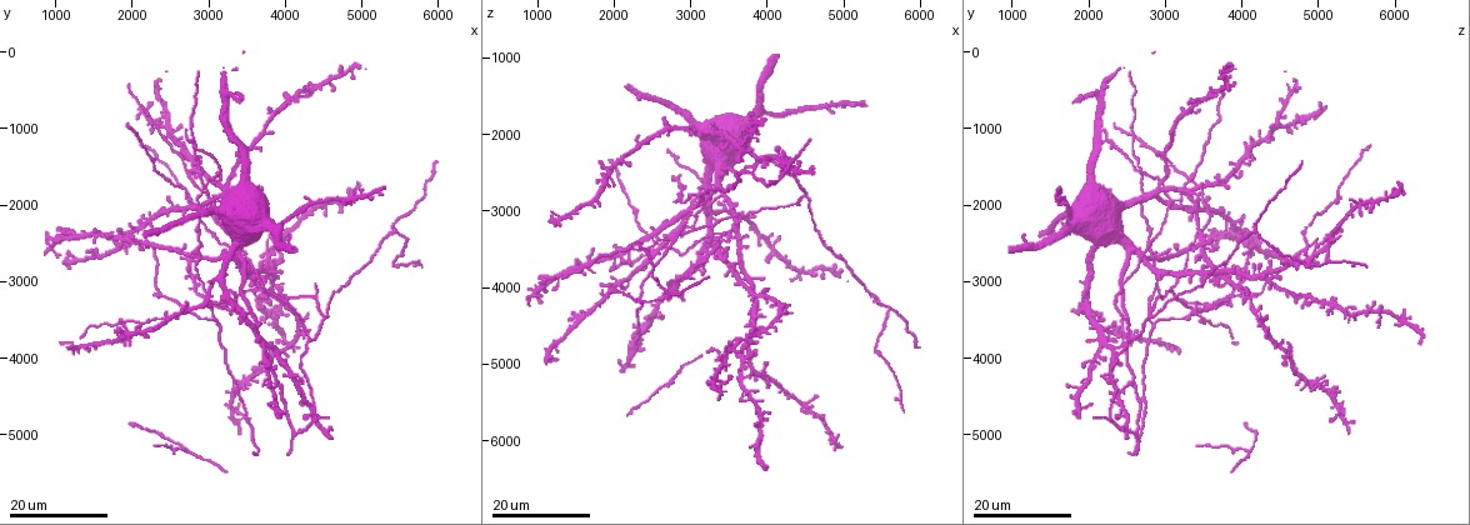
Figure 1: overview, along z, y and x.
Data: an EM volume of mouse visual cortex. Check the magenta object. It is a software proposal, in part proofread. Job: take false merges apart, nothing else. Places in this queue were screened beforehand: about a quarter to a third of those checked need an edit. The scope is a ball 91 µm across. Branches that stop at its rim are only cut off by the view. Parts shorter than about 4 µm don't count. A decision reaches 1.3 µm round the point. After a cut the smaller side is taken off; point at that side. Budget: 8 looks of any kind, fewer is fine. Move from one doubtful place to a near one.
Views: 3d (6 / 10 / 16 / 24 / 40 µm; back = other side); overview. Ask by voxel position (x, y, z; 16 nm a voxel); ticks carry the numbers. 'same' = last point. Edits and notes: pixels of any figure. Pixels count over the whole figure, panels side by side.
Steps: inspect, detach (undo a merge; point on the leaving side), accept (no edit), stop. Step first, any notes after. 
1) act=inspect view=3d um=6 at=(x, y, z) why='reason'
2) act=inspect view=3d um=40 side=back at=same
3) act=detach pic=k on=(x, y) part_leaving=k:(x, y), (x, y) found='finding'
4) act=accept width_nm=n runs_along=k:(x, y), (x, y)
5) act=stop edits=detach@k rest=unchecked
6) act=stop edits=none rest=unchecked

act=inspect view=3d um=24 at=(3450, 4350, 4800) why='three arms meet'

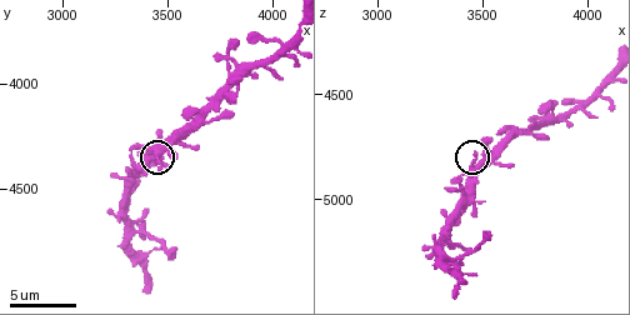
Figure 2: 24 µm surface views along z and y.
act=inspect view=3d um=6 at=(3440, 4350, 4840)

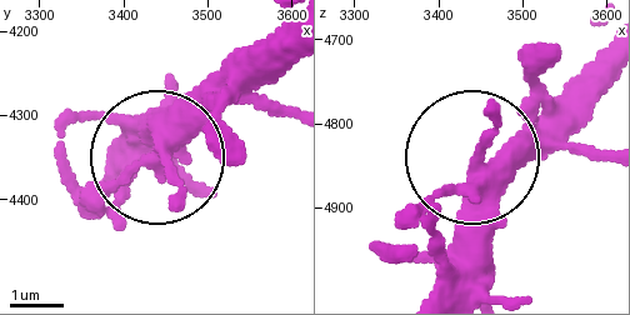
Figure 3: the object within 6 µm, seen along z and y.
act=accept arms=3 found='all the same cell'

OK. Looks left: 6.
act=inspect view=3d um=24 at=(3750, 2650, 4950) why='four arms meet'

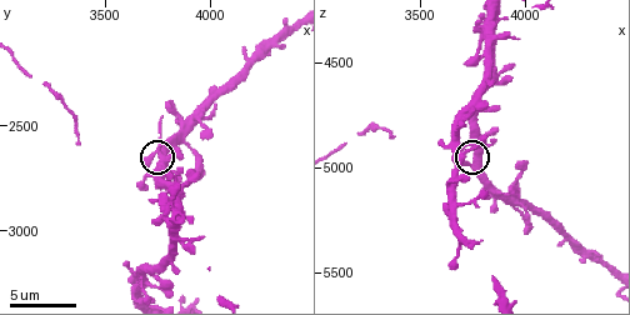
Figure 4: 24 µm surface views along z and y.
act=inspect view=3d um=10 at=(3740, 2620, 4990)

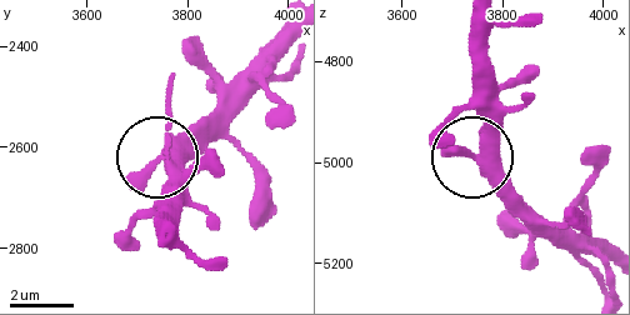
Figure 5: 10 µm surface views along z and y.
act=accept width_nm=380 found='continuous, no second cell'

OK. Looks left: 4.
act=inspect view=3d um=16 at=(2750, 3450, 3400)

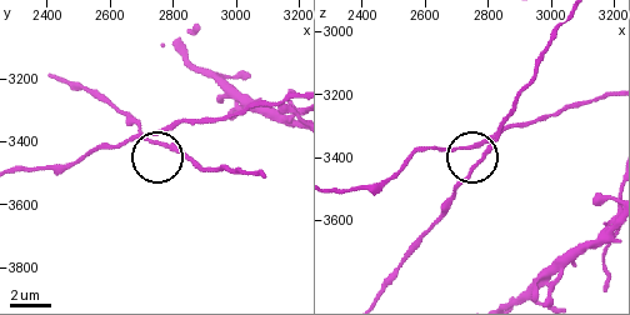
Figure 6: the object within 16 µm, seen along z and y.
act=inspect view=3d um=10 at=(2790, 3420, 3400)

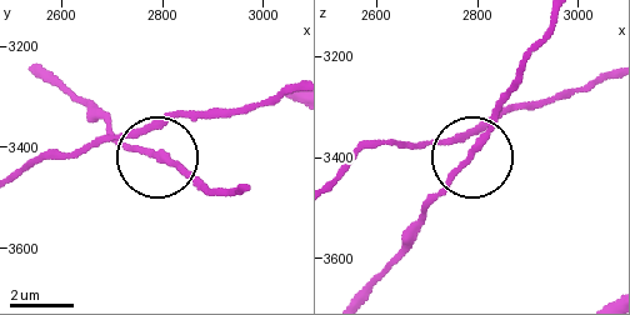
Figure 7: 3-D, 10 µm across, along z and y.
act=accept runs_along=7:(603, 74), (483, 120), (464, 144), (466, 168), (404, 230) found='one cell here'

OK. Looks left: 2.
act=inspect view=3d um=16 at=(3250, 3250, 3200) why='a fork'

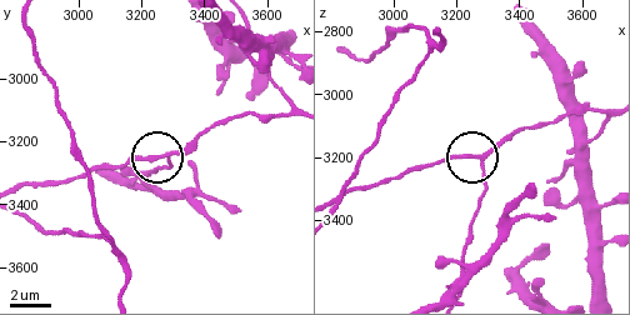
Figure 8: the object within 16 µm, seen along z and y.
act=inspect view=3d um=10 at=(3280, 3240, 3210)

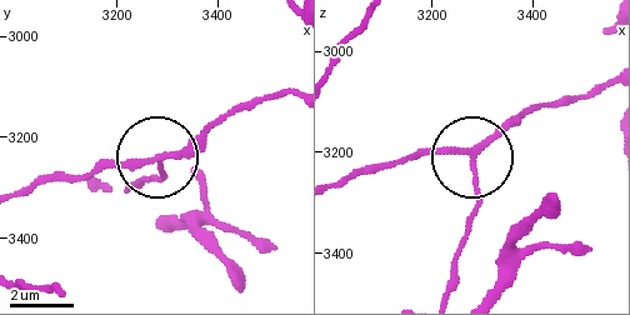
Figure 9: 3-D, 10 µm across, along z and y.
act=accept side_arm_um=29 runs_along=9:(606, 81), (534, 108), (478, 151), (469, 236) found='all the same cell'

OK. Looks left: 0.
act=stop edits=none rest=unchecked

